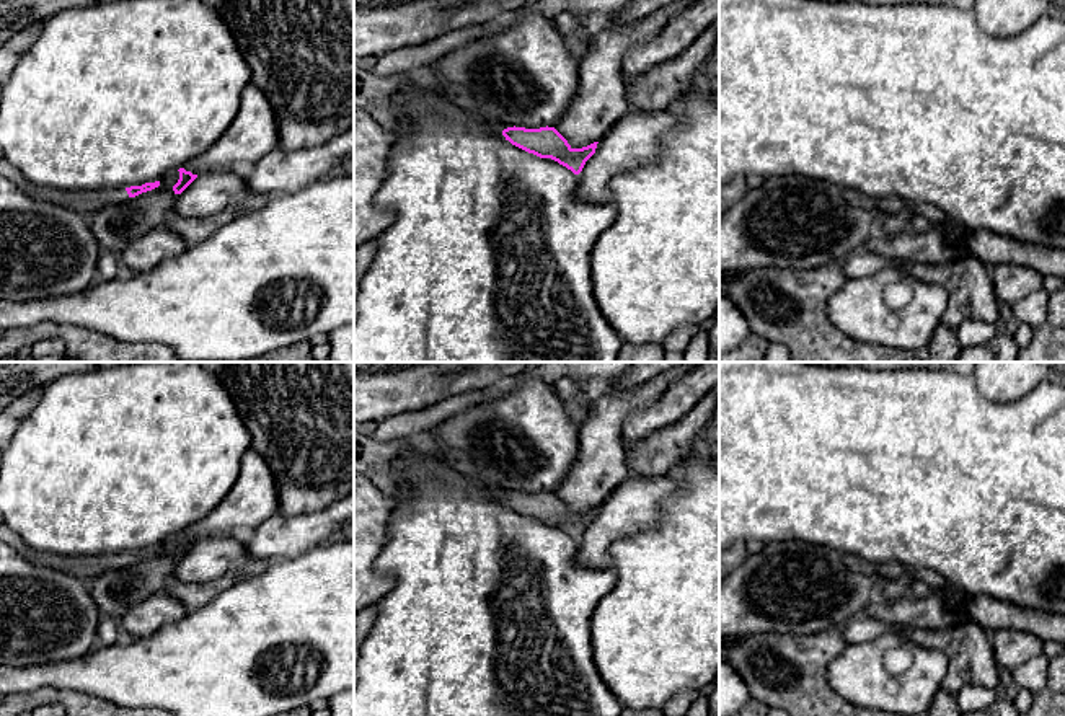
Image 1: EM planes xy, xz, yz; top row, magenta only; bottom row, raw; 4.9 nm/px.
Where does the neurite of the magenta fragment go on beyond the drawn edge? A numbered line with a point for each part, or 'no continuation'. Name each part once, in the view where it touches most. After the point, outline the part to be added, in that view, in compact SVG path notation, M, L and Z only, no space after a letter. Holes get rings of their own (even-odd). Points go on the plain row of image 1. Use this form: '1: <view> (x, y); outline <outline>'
1: xy (85, 568); outline M5 524L0 525L0 541L24 555L33 563L68 572L83 582L88 582L106 571L121 569L129 564L126 555L60 556L38 553L29 550L20 535Z

